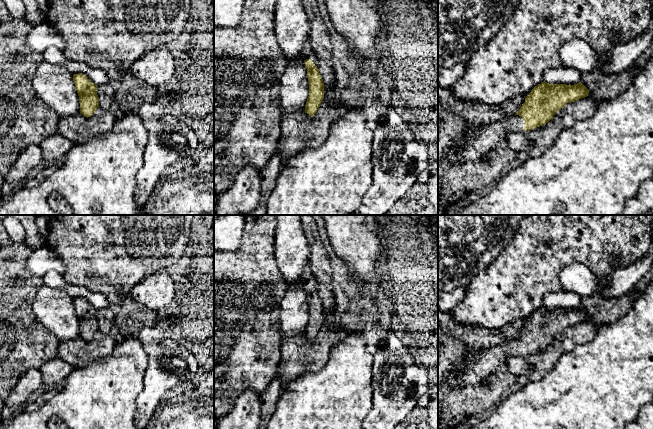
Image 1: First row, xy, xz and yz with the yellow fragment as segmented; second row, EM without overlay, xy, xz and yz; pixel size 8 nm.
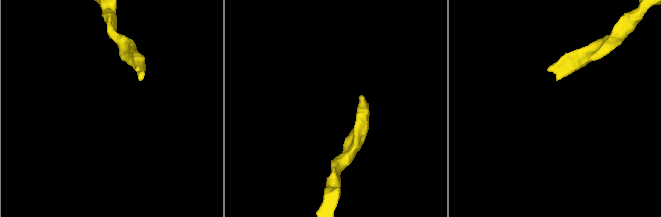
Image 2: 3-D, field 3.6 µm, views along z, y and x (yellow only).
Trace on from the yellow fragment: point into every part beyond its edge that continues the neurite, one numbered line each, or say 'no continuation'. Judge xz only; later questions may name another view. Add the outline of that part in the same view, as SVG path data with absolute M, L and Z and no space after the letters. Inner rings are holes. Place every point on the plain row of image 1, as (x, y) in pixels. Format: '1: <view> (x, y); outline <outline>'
1: xz (307, 271); outline M305 269L304 270L304 277L306 278L306 279L308 279L309 281L309 283L310 284L312 284L313 286L314 286L314 288L316 289L316 284L315 284L315 282L312 280L312 278L311 278L311 276L310 276L310 269ZM316 289L317 290L317 289Z

